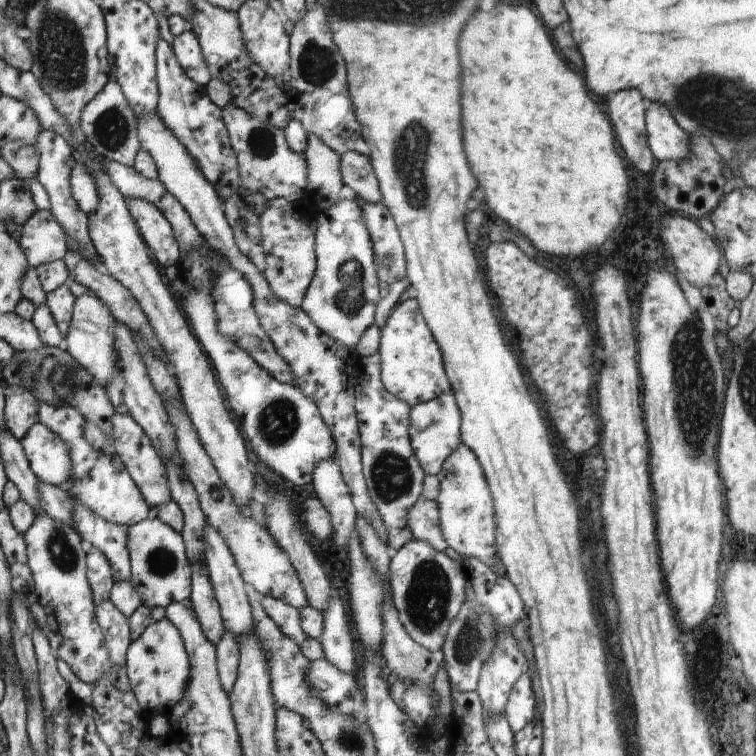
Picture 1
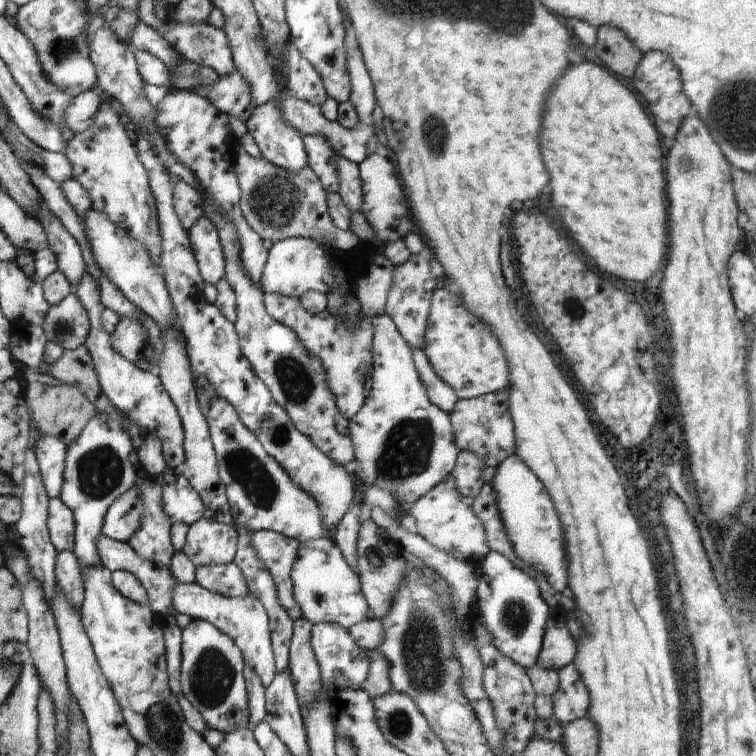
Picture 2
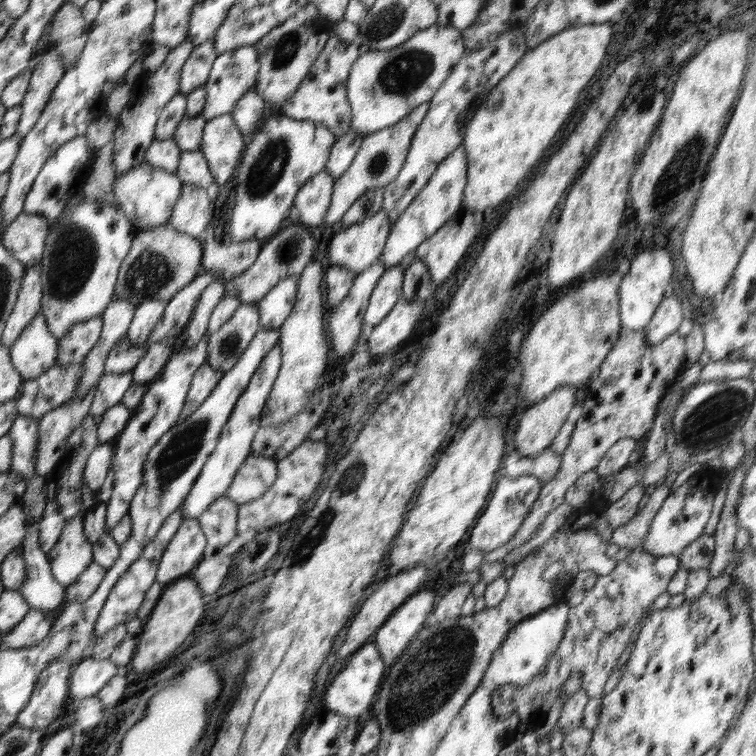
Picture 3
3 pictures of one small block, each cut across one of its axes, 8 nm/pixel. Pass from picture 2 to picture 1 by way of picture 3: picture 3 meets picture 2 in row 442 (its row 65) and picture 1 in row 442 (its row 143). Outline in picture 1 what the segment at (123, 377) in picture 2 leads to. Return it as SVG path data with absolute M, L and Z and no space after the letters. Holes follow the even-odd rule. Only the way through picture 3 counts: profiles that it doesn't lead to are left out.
M115 413L111 424L114 429L112 430L112 440L114 440L114 445L116 446L116 453L121 457L122 463L126 466L126 471L138 486L146 503L152 510L154 508L157 509L159 505L167 504L172 498L167 486L165 465L151 439L128 413Z

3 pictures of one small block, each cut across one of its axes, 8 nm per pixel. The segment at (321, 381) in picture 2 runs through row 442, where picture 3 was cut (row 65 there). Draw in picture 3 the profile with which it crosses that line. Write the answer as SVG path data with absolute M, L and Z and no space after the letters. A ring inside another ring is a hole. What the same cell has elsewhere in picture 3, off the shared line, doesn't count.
M336 34L331 36L316 62L304 77L300 87L282 104L284 116L296 120L310 120L318 126L329 128L334 136L344 136L351 129L351 109L347 98L347 77L356 59L359 57L360 41L354 37L346 43Z

